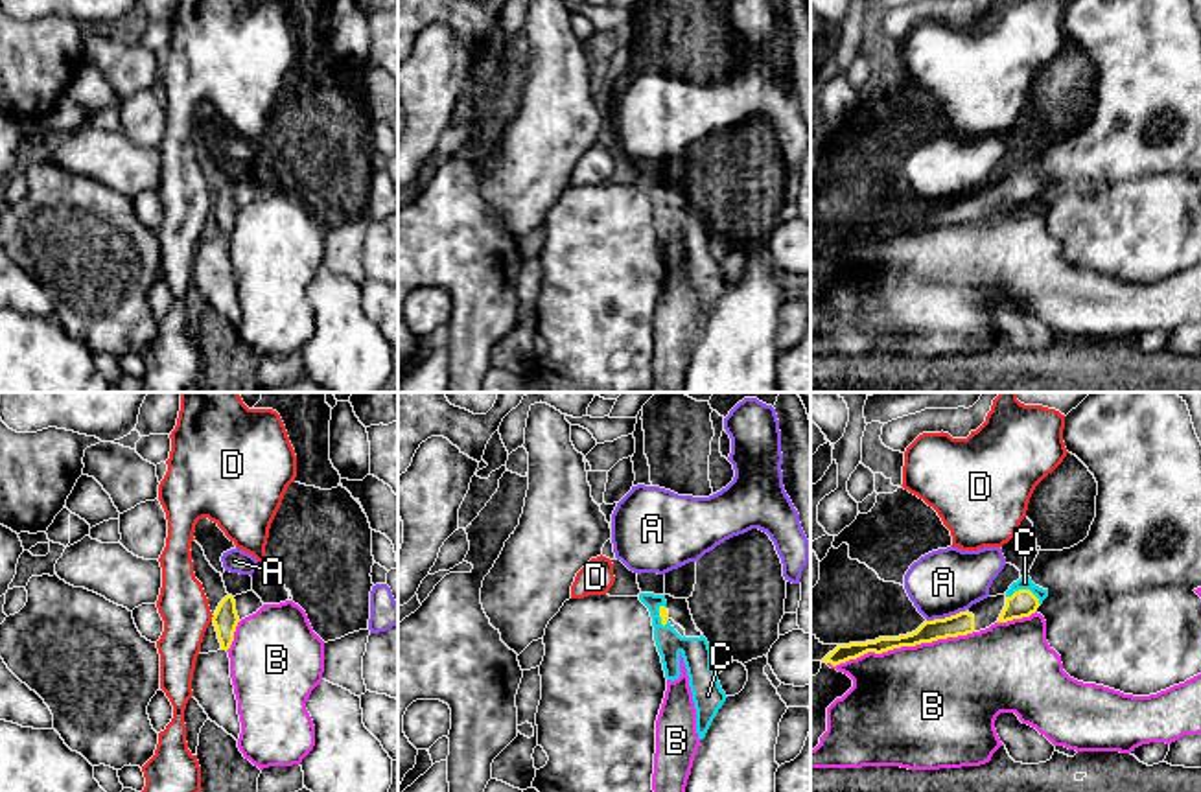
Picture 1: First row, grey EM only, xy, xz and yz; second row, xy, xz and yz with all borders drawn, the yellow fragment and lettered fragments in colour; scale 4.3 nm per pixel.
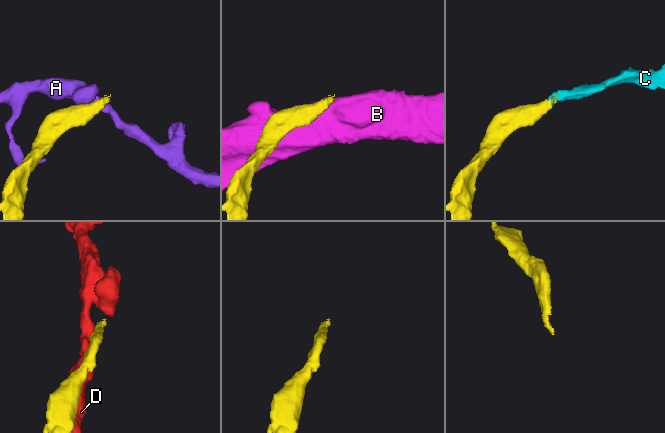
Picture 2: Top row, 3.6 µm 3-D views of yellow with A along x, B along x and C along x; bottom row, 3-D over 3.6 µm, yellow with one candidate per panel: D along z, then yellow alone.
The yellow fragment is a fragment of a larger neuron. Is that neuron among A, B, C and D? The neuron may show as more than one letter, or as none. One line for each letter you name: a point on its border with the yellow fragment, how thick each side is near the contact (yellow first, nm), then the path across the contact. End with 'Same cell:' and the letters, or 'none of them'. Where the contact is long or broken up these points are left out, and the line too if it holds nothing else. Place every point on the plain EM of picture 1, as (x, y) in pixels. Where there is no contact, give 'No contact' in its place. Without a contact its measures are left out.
C: Touches yellow at yz (1025, 177). Thickness 120 nm (yellow) against 60 nm. Path across: yz (1023, 190), (1025, 177), (1025, 170)
Same cell: C

